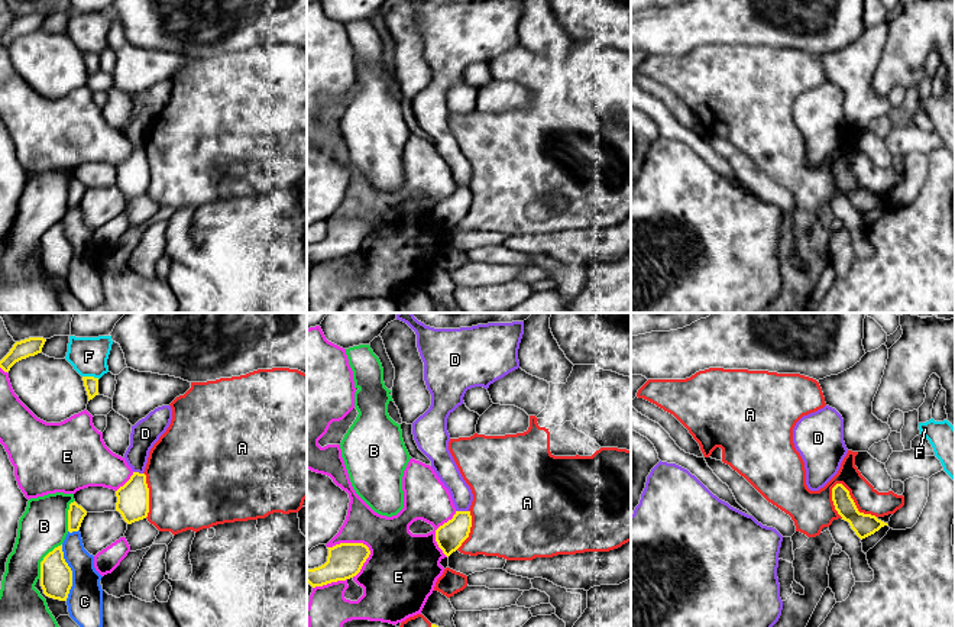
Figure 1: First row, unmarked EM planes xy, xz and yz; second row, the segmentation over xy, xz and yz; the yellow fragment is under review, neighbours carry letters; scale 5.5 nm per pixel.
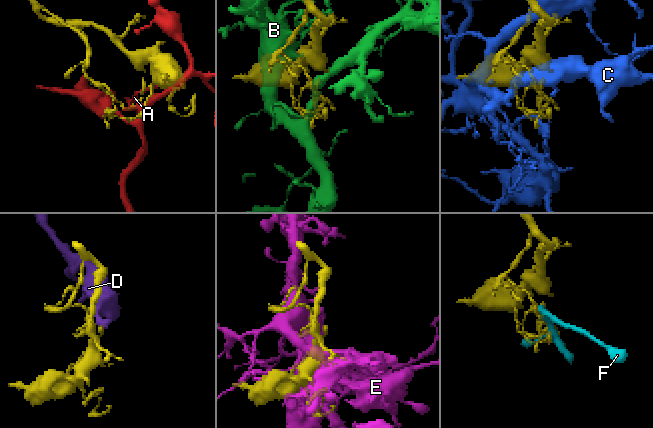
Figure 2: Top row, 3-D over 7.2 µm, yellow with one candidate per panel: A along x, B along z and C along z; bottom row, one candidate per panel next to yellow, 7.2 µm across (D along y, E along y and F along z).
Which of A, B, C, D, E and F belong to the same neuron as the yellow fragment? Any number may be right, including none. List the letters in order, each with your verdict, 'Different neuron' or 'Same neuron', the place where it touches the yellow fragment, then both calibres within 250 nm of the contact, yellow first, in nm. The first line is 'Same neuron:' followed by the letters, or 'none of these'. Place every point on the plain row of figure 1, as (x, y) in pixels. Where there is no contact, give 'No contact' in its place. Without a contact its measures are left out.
Same neuron: none of these
A: Different neuron. Touches yellow at yz (852, 177). Thickness 130 nm (yellow) against 220 nm
B: Different neuron. Touches yellow at xy (44, 235). Thickness 180 nm (yellow) against 280 nm
C: Different neuron. Touches yellow at xy (71, 248). Thickness 180 nm (yellow) against 200 nm
D: Different neuron. Touches yellow at xz (462, 187). Thickness 150 nm (yellow) against 120 nm
E: Different neuron. Touches yellow at xz (350, 219). Thickness 200 nm (yellow) against 280 nm
F: Different neuron. Touches yellow at xy (91, 52). Thickness 80 nm (yellow) against 200 nm

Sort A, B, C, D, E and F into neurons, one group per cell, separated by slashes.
A / B / C / D / E / F

